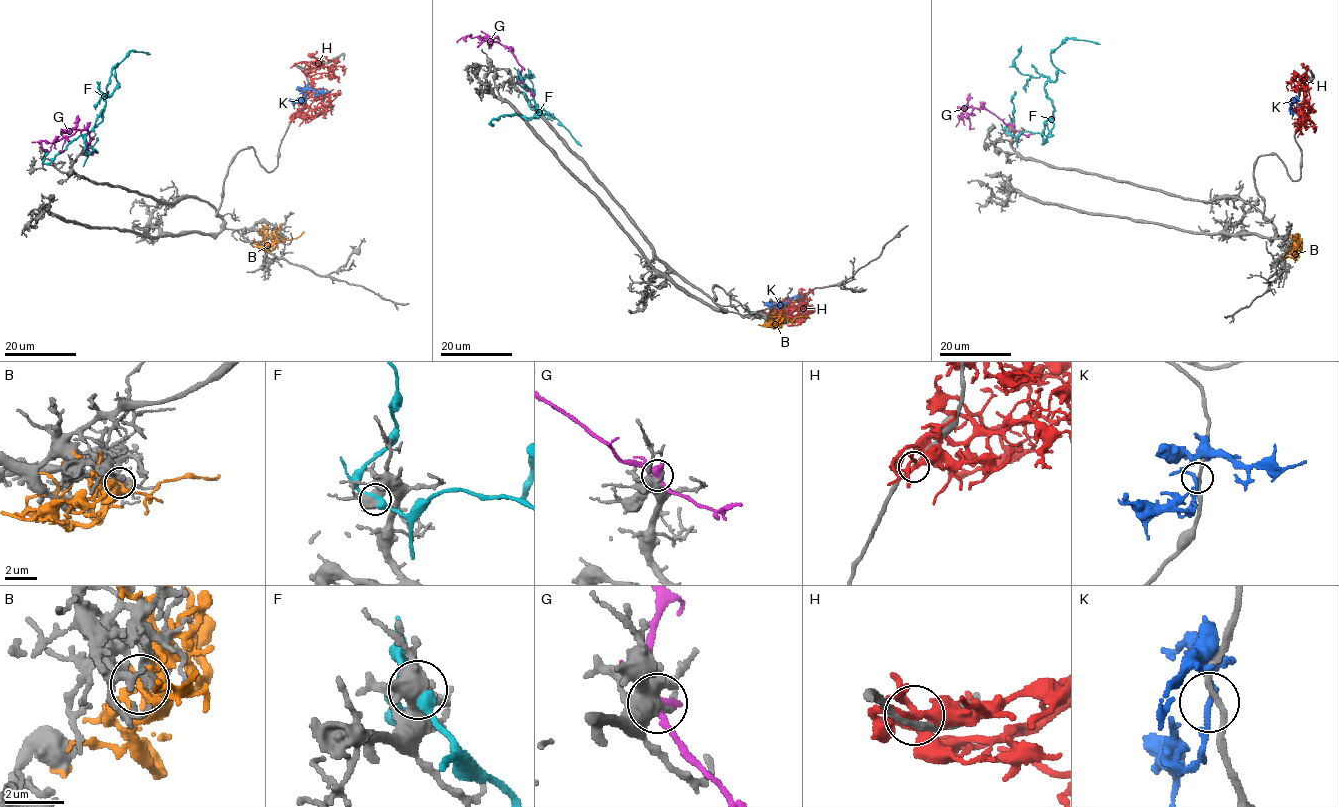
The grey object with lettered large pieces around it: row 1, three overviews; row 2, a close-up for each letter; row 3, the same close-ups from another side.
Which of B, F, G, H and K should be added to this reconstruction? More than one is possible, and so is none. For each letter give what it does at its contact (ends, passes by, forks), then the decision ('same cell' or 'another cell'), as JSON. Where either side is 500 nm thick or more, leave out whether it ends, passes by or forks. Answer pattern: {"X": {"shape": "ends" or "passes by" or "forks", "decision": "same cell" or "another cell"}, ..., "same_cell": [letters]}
{"B": {"shape": "passes by", "decision": "another cell"}, "F": {"decision": "another cell"}, "G": {"decision": "another cell"}, "H": {"shape": "forks", "decision": "another cell"}, "K": {"shape": "forks", "decision": "another cell"}, "same_cell": []}

